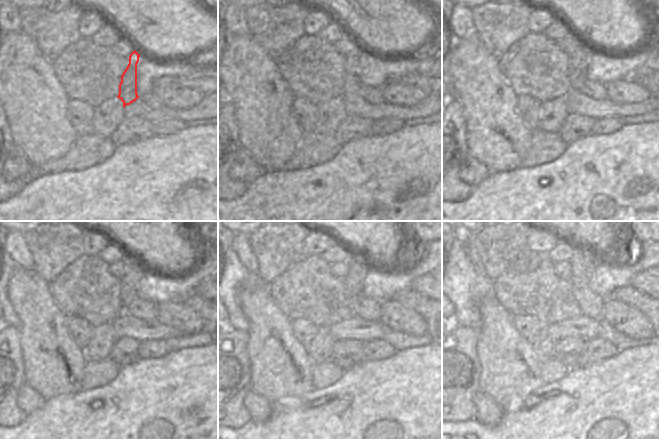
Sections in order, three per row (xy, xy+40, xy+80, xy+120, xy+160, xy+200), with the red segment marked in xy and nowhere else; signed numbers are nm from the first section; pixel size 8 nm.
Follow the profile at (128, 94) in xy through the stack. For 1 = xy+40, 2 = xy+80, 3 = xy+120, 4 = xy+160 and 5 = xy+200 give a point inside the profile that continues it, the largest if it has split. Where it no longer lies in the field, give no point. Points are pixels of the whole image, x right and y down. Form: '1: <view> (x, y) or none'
1: xy+40 (353, 63)
2: xy+80 (578, 61)
3: xy+120 (130, 282)
4: xy+160 (360, 262)
5: xy+200 (585, 260)

